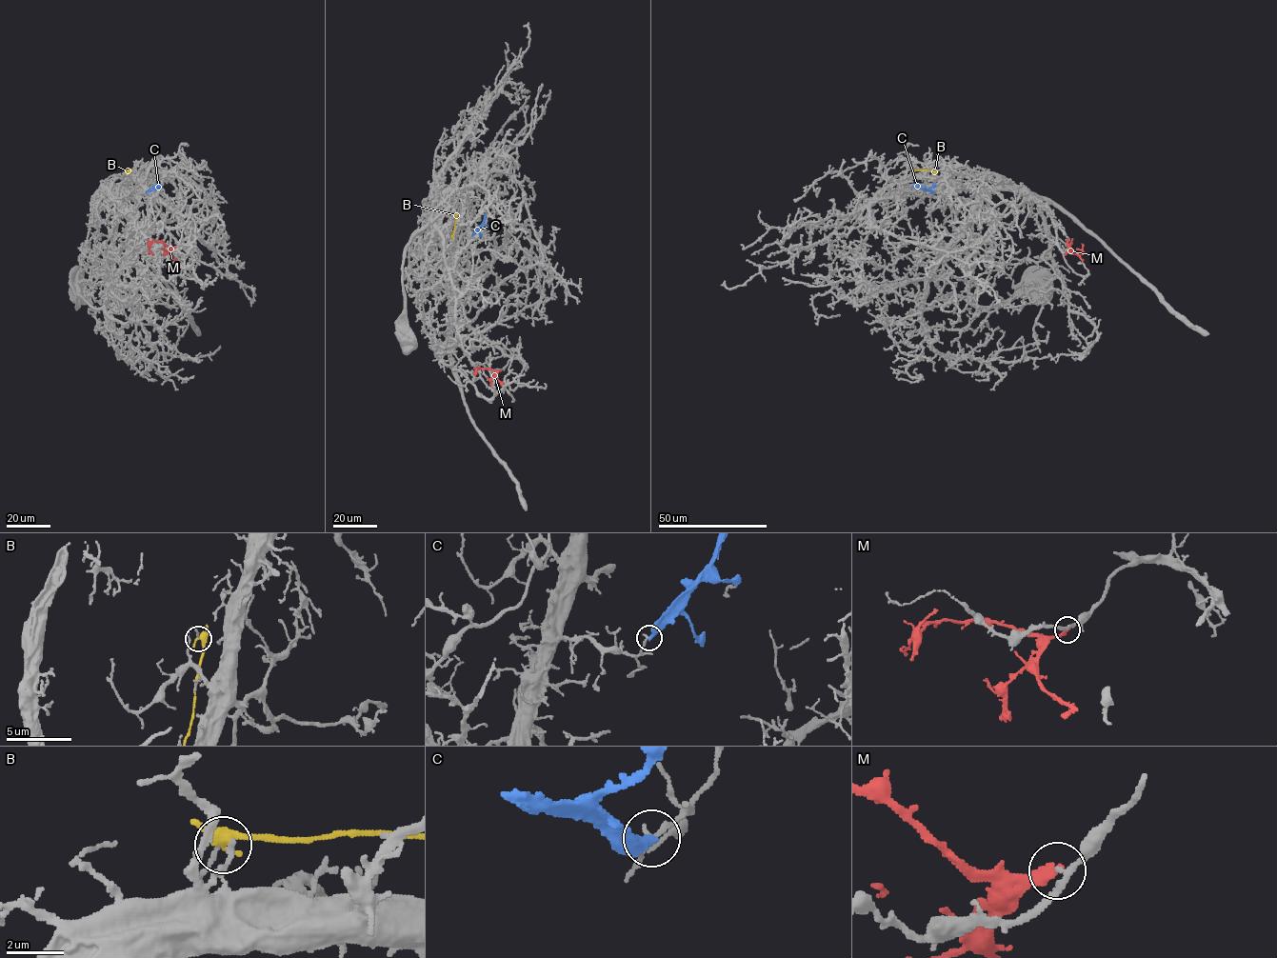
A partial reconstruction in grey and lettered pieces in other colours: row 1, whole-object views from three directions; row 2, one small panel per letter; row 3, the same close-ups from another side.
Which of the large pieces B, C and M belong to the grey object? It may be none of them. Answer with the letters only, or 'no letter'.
no letter

